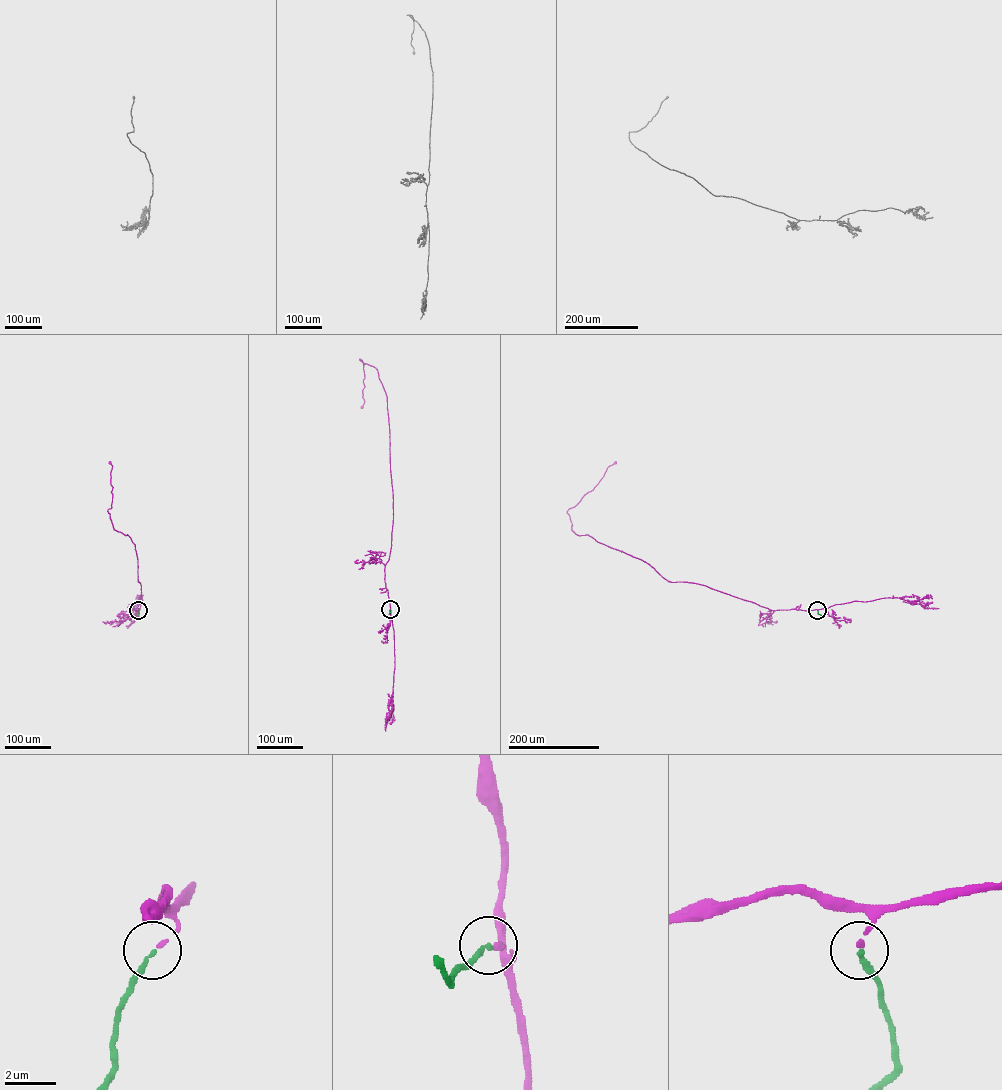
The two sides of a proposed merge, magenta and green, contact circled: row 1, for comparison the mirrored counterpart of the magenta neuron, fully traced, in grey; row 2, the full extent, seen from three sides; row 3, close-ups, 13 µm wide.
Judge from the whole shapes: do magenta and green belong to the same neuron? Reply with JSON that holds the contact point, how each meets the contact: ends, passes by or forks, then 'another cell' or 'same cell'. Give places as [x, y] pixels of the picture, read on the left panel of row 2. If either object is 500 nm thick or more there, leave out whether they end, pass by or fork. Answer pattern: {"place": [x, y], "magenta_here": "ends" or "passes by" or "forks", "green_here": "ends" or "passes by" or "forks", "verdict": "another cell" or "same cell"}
{"place": [138, 610], "magenta_here": "ends", "green_here": "ends", "verdict": "same cell"}

